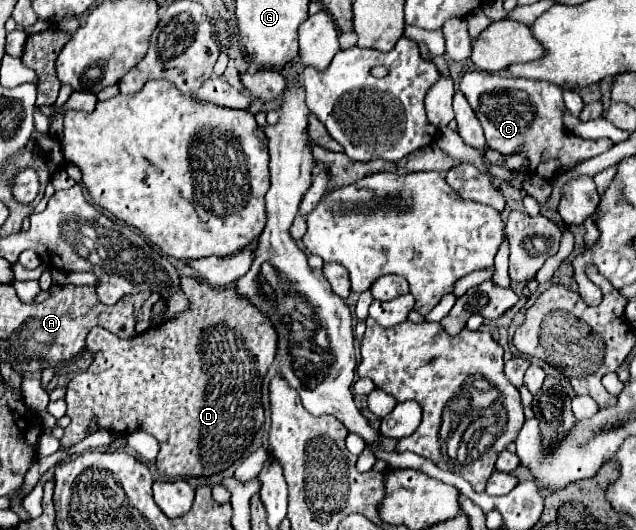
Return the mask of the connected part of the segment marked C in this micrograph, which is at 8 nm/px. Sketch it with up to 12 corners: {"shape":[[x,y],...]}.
{"shape":[[466,72],[460,90],[488,148],[556,172],[614,142],[564,126],[550,82]]}

